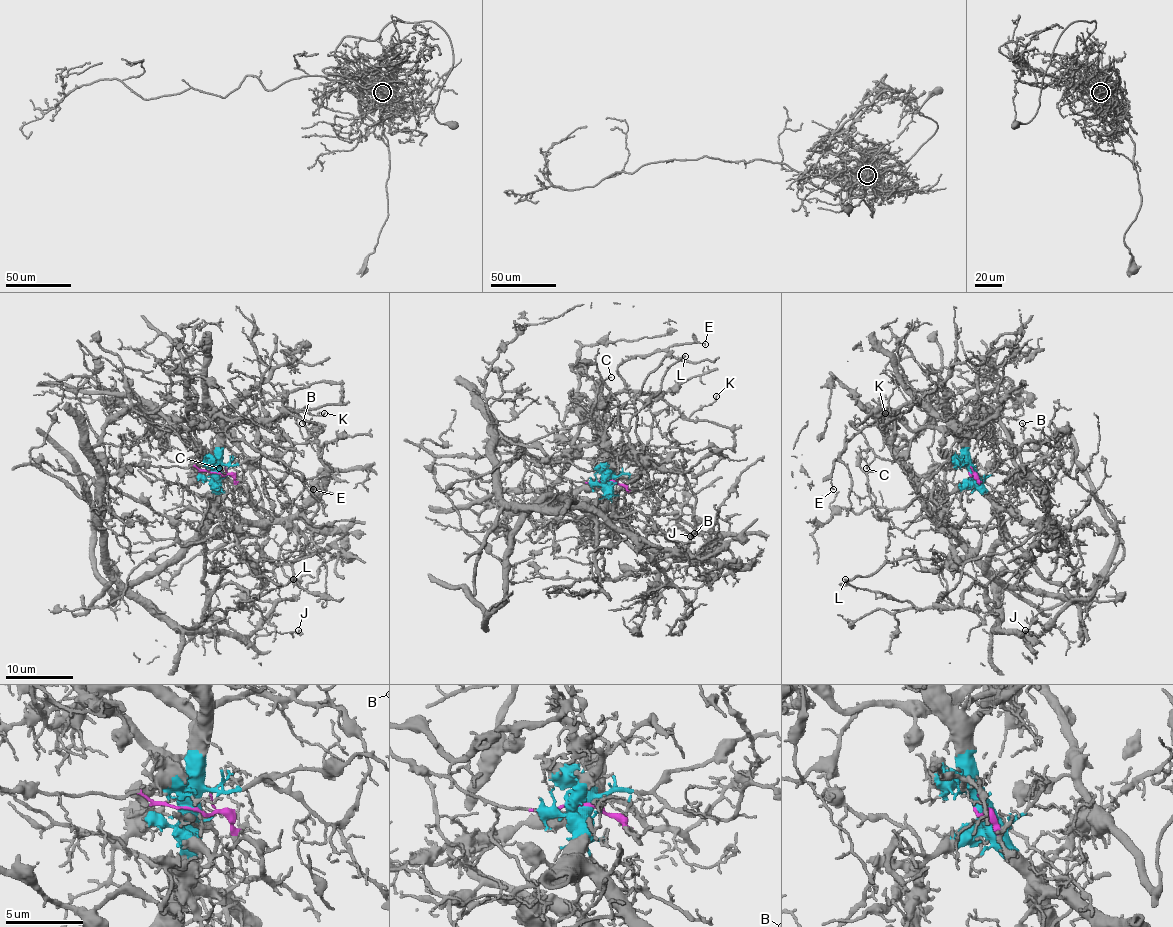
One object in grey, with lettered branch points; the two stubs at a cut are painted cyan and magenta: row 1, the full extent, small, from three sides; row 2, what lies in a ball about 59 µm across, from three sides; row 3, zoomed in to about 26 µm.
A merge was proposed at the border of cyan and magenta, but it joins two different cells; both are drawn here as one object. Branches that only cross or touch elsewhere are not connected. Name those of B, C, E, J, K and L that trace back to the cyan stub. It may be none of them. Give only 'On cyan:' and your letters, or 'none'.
On cyan: B, E, K

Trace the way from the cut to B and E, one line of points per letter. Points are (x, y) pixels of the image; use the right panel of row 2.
B: (971, 472), (994, 502), (1037, 521), (1045, 512), (1045, 494), (1023, 466), (1021, 422)
E: (971, 472), (964, 461), (962, 439), (926, 407), (899, 405), (845, 443), (832, 473), (833, 488)

